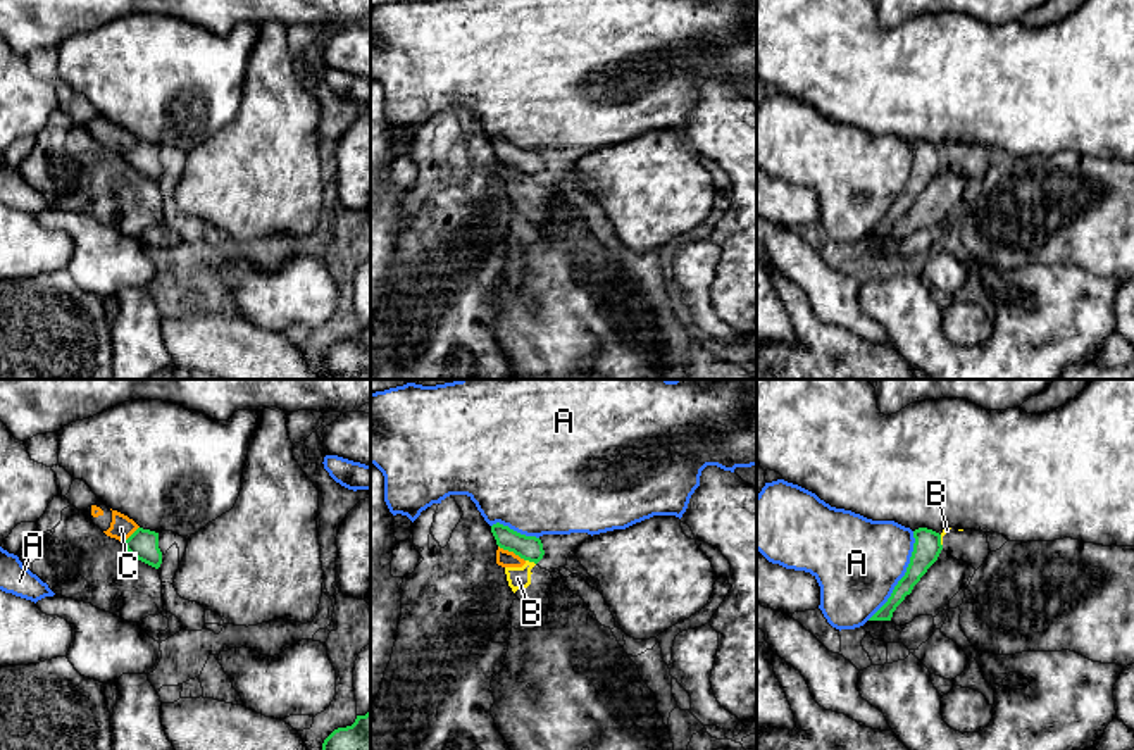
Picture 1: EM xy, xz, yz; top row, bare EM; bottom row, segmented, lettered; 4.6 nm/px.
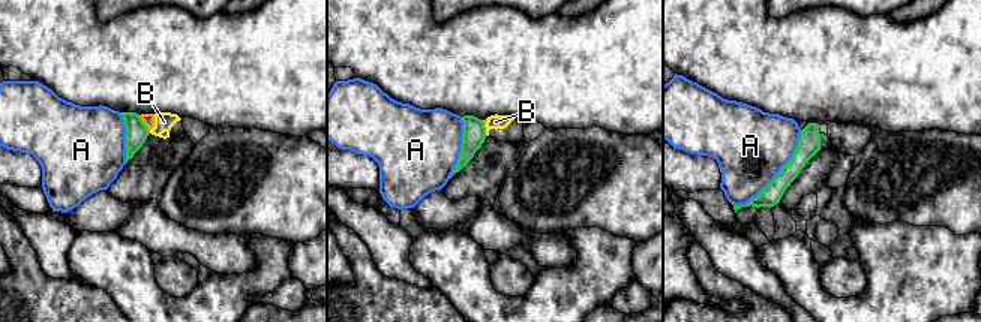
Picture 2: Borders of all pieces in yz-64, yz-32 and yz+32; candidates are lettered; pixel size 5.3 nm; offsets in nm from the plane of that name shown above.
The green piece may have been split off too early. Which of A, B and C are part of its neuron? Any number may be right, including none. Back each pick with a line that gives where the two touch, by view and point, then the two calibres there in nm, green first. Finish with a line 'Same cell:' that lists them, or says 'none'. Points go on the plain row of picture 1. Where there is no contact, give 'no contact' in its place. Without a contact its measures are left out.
Same cell: none

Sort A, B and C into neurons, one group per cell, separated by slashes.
A / B C

